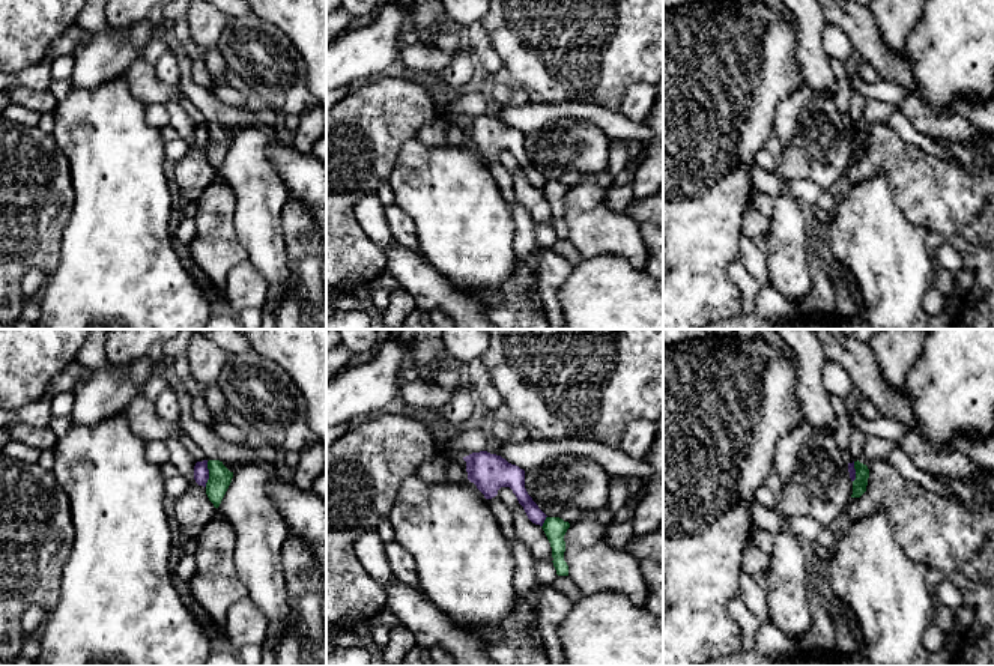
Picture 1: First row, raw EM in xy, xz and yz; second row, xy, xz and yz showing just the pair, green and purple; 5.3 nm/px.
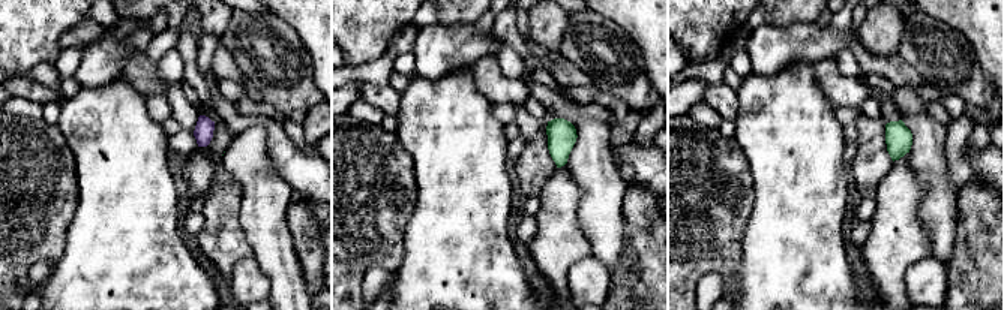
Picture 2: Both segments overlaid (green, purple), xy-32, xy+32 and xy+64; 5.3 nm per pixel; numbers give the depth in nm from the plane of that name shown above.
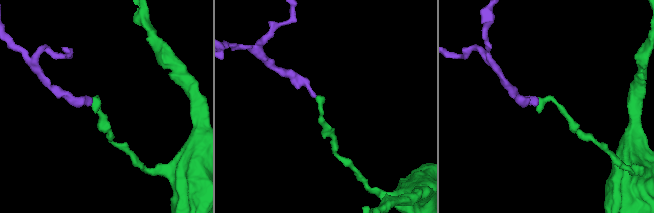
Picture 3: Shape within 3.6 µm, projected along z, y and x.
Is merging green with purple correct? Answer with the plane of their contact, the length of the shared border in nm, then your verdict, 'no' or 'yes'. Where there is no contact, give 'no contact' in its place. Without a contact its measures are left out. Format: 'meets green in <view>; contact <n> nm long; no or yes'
meets green in xy; contact 140 nm long; no

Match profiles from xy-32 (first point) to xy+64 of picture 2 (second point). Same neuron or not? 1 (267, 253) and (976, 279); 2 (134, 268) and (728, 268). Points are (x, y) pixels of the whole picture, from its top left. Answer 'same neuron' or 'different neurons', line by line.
1: different neurons
2: different neurons

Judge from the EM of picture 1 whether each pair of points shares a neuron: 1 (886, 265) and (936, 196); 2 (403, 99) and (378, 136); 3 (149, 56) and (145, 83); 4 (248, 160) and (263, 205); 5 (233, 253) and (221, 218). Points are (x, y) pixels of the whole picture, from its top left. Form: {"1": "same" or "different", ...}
{"1": "different", "2": "same", "3": "different", "4": "same", "5": "same"}

